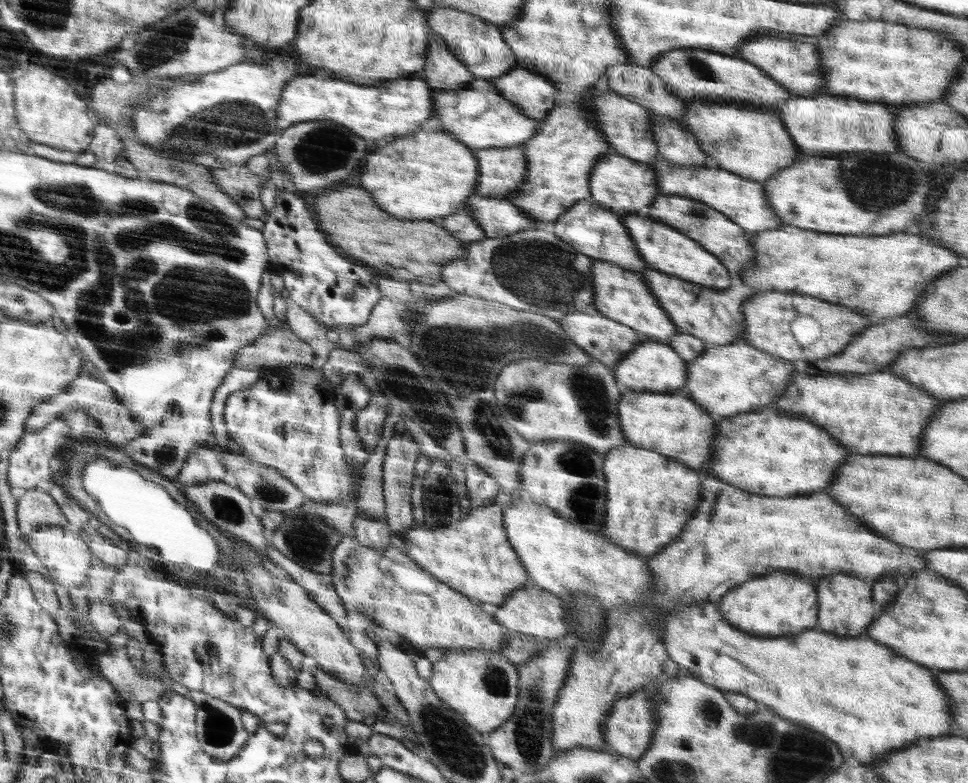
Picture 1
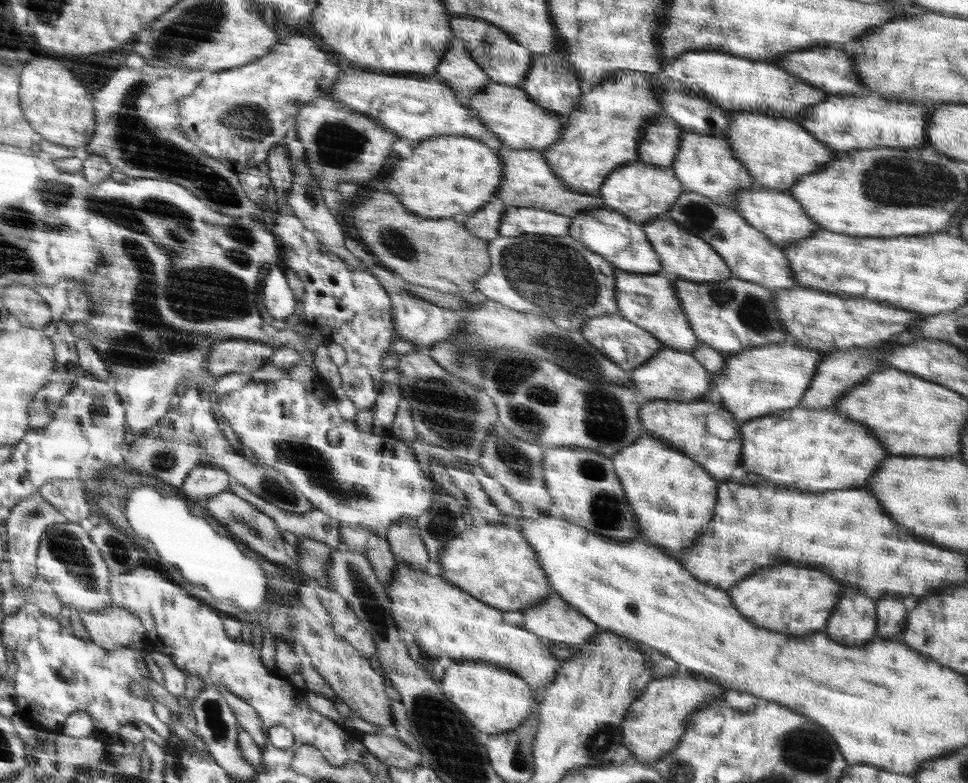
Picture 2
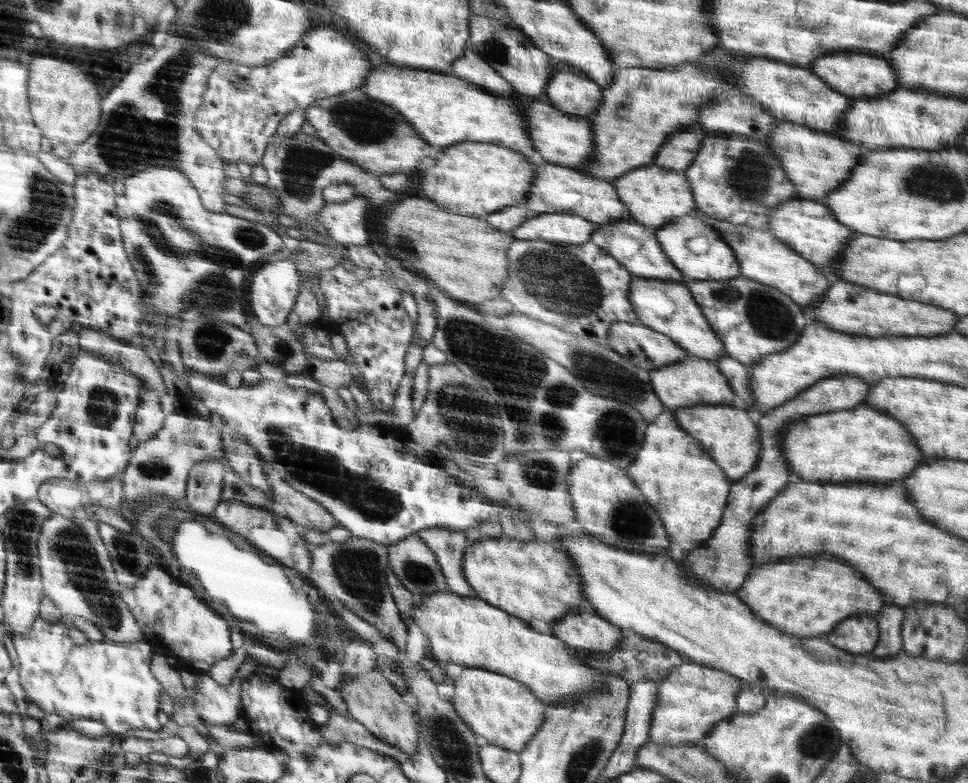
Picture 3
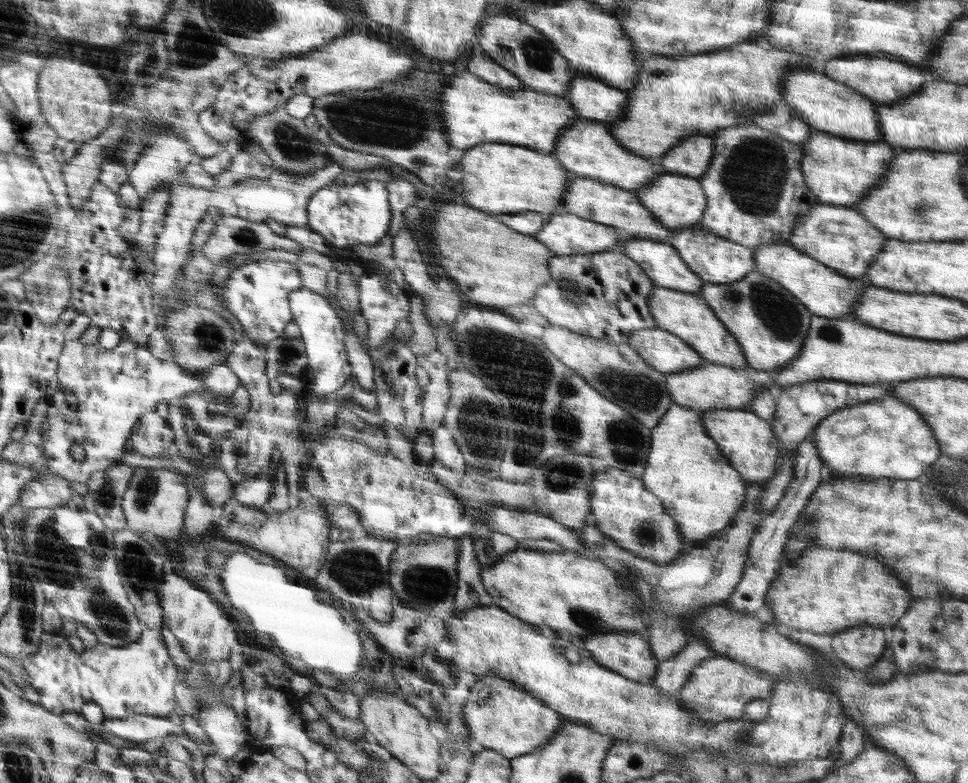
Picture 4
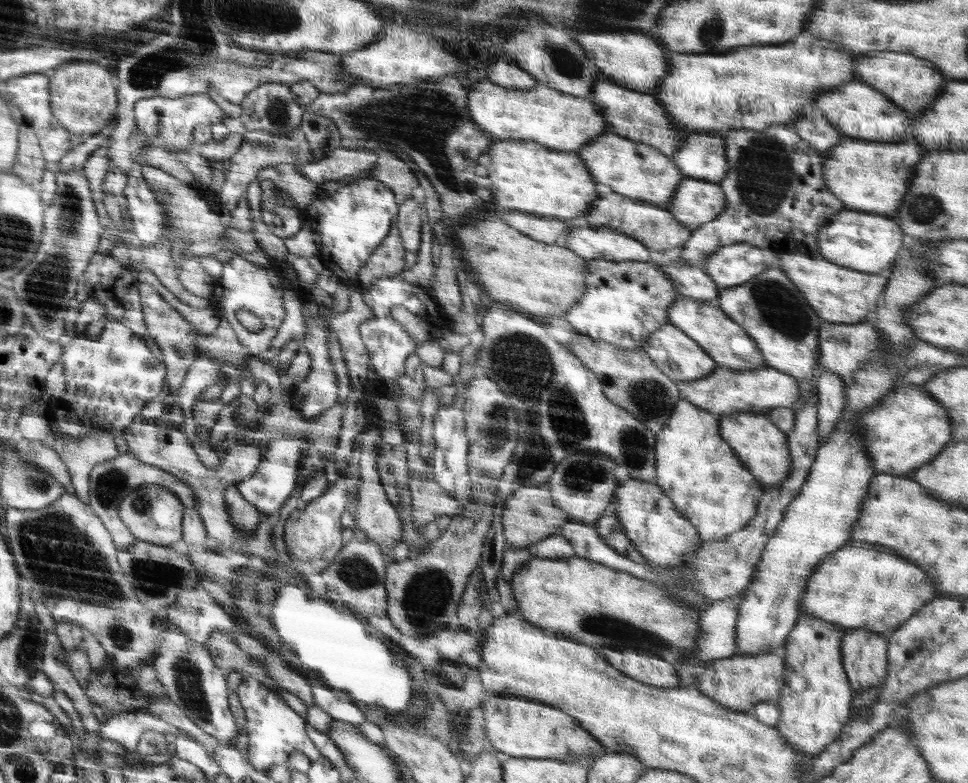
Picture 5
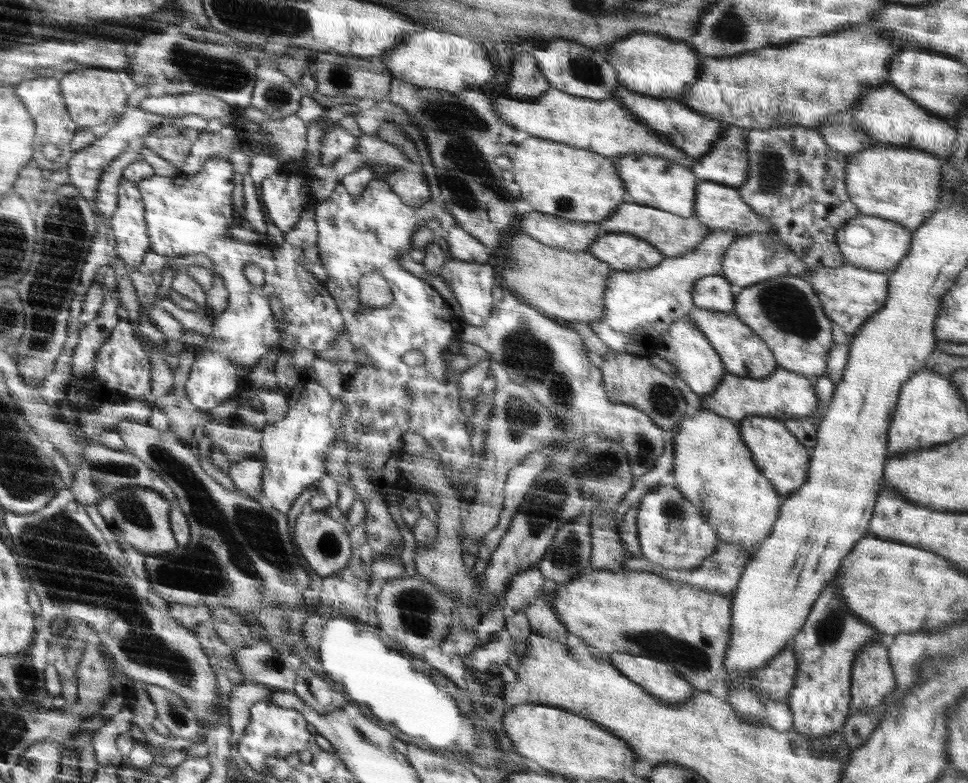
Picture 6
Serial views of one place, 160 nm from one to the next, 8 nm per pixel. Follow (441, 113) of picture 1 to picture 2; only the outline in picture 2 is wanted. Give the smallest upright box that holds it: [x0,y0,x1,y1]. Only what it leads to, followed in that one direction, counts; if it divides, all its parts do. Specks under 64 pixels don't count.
[466,81,566,151]

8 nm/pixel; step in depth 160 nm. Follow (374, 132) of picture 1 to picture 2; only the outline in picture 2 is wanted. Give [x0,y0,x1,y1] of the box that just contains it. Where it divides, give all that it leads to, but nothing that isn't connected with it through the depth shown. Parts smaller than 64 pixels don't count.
[327,70,503,149]

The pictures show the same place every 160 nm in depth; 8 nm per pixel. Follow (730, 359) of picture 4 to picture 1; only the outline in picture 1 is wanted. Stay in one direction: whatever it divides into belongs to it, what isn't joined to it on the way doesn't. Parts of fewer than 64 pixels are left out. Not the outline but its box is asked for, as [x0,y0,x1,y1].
[591,260,679,344]

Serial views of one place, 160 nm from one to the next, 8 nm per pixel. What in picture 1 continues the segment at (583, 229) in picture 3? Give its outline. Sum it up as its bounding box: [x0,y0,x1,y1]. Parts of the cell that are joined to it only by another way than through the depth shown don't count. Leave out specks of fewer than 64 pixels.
[464,194,538,238]

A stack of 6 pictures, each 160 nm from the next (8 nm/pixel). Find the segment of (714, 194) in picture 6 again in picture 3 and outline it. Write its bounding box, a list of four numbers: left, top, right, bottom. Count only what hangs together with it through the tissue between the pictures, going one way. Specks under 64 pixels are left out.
[614,164,696,231]

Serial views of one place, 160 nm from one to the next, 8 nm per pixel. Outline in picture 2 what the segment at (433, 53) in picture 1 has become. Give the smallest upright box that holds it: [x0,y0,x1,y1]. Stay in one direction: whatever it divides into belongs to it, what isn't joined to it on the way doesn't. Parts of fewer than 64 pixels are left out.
[434,37,491,102]

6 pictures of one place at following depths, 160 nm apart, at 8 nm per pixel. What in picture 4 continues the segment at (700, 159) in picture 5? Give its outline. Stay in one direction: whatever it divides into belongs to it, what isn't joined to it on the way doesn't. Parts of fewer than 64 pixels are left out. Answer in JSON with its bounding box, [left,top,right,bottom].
[660,135,713,178]

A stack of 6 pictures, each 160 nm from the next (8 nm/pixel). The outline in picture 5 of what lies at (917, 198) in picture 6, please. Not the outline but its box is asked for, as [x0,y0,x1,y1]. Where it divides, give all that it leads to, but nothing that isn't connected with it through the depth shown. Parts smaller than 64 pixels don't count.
[821,137,929,218]

